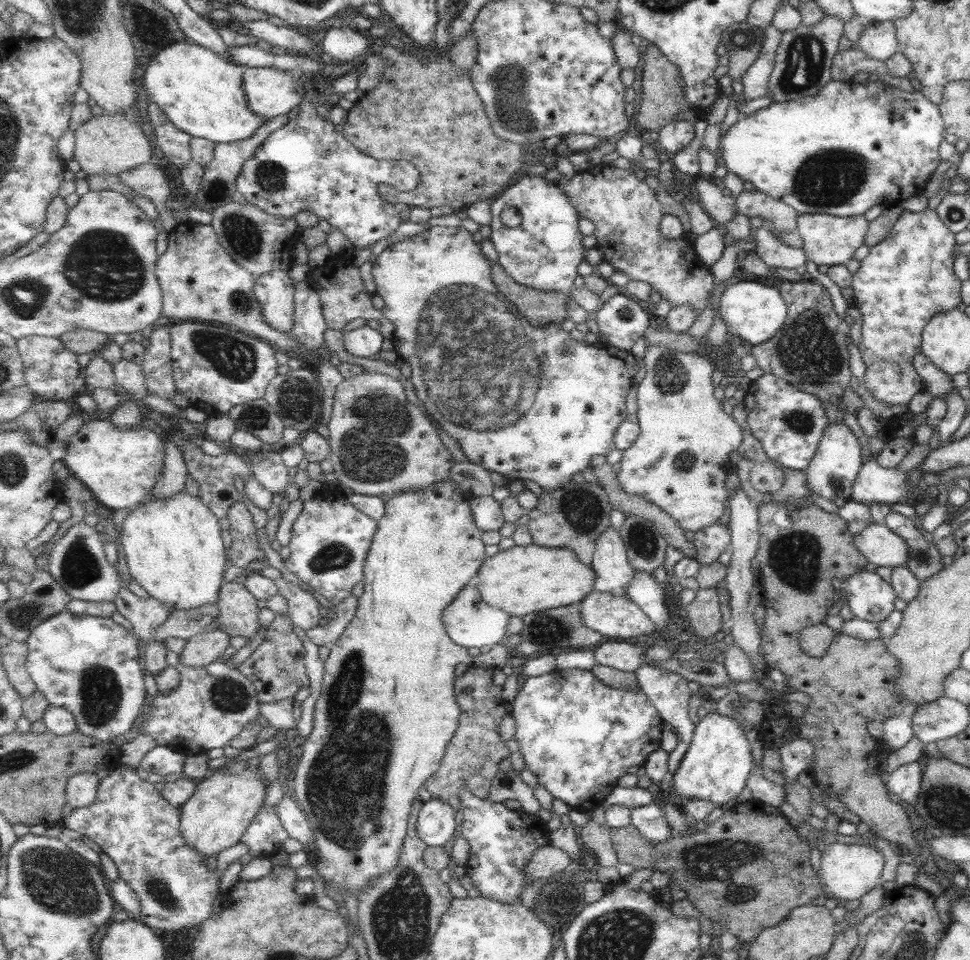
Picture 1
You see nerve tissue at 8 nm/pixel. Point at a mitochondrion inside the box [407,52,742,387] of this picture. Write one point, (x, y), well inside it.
(504, 79)

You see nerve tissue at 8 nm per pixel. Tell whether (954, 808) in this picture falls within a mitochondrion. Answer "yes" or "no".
yes

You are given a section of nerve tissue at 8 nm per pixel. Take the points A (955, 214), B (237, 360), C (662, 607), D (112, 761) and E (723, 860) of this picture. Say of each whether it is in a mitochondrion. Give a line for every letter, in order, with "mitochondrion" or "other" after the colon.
A: mitochondrion
B: mitochondrion
C: other
D: other
E: mitochondrion

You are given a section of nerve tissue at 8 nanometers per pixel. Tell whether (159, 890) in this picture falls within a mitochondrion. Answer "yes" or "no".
yes

